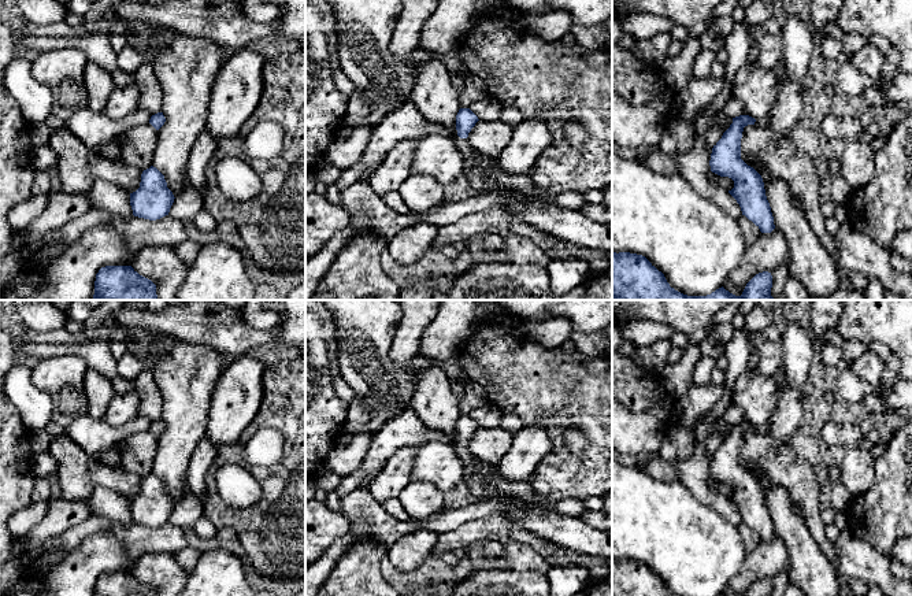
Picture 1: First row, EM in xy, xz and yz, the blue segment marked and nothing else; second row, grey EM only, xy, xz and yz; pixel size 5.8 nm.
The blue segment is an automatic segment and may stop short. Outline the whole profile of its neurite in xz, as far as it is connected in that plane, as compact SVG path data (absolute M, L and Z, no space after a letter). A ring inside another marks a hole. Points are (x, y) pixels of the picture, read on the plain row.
M460 415L456 422L457 443L455 448L464 467L471 466L477 460L477 458L468 452L467 444L478 427L478 423L470 415Z

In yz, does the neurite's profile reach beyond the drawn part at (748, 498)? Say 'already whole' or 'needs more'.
needs more

